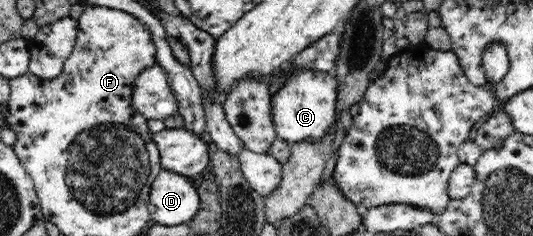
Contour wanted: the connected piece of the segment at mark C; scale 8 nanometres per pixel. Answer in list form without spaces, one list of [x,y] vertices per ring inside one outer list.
[[[296,68],[285,77],[283,86],[271,96],[272,122],[278,138],[288,144],[320,142],[337,125],[338,80],[333,73]]]

